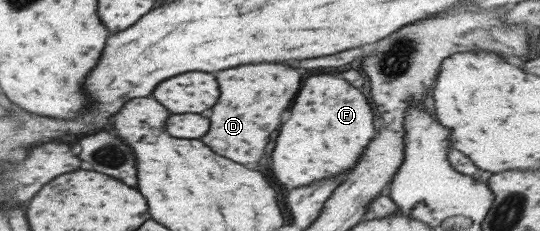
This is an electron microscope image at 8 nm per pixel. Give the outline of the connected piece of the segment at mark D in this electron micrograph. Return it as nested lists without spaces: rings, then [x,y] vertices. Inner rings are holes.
[[[249,64],[249,66],[239,66],[239,68],[217,72],[215,78],[219,84],[219,100],[211,108],[211,116],[209,116],[211,128],[201,136],[201,142],[209,146],[215,154],[225,156],[233,162],[255,164],[263,154],[263,148],[269,140],[271,130],[279,126],[279,114],[283,114],[289,108],[293,96],[299,90],[301,70],[293,70],[283,64]]]

